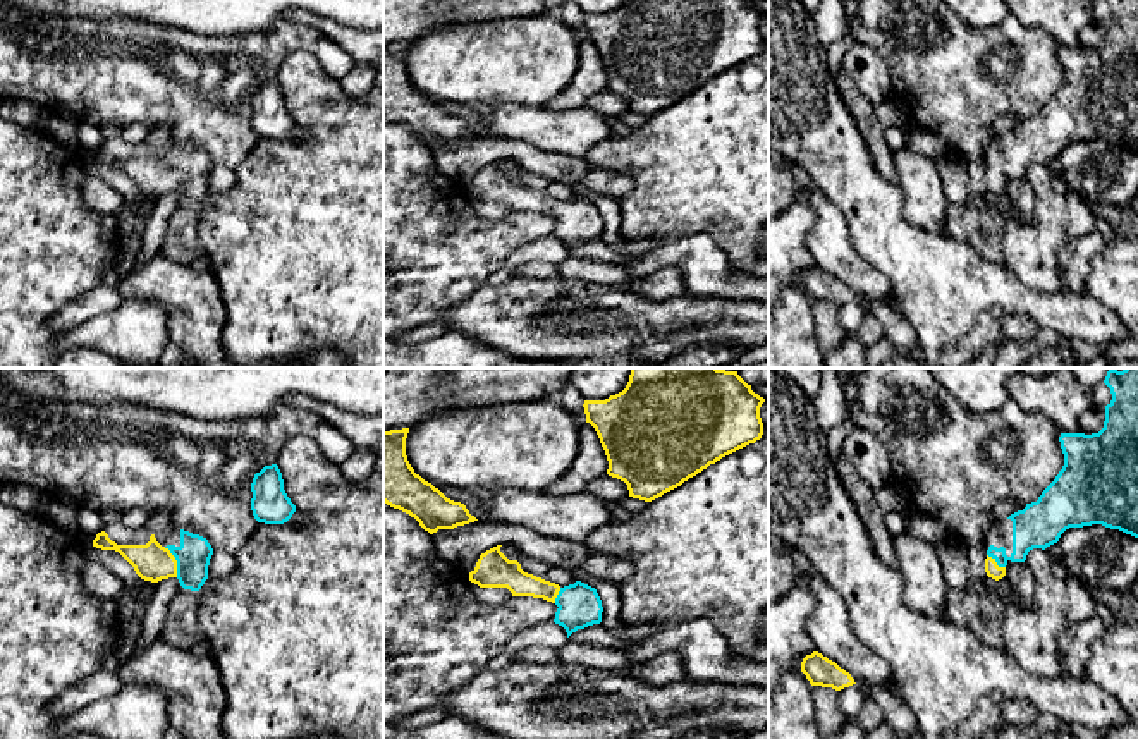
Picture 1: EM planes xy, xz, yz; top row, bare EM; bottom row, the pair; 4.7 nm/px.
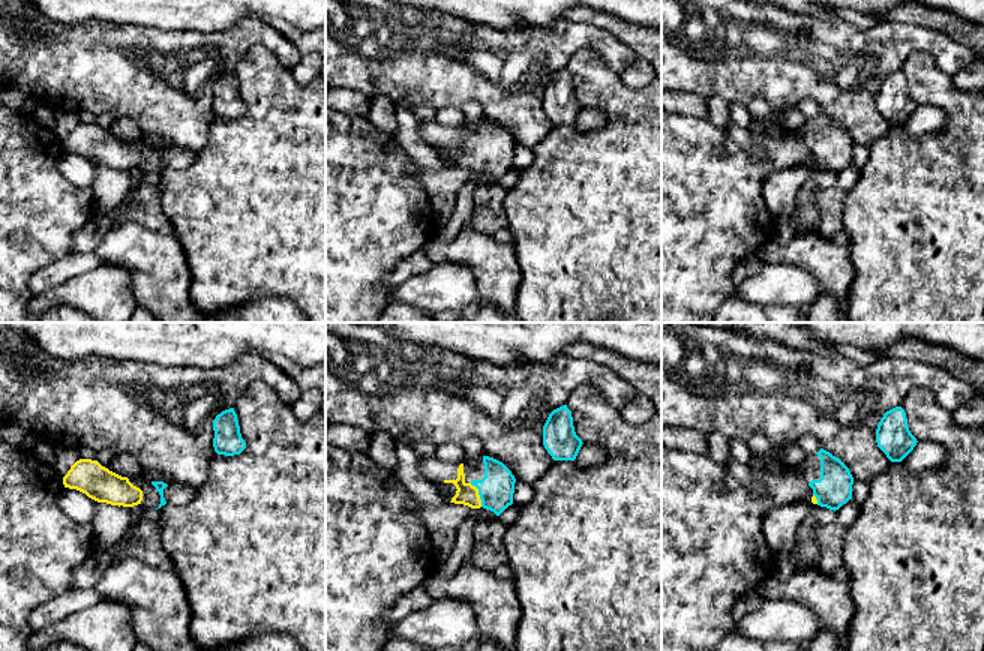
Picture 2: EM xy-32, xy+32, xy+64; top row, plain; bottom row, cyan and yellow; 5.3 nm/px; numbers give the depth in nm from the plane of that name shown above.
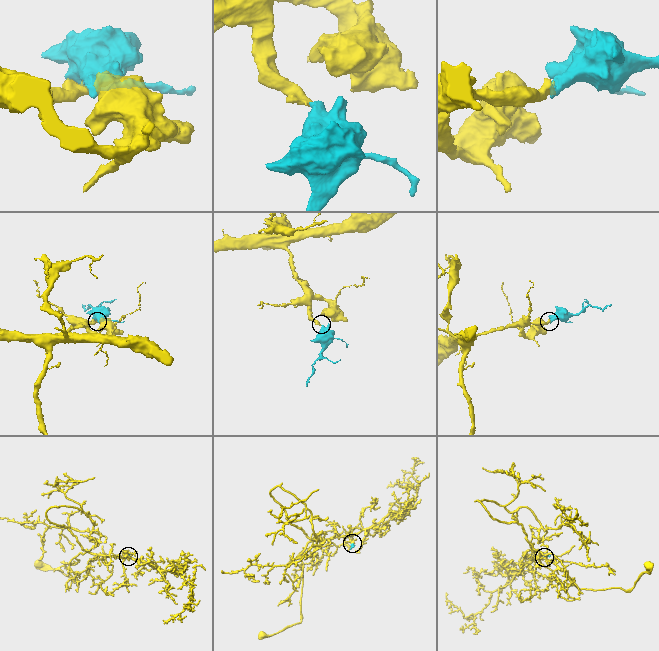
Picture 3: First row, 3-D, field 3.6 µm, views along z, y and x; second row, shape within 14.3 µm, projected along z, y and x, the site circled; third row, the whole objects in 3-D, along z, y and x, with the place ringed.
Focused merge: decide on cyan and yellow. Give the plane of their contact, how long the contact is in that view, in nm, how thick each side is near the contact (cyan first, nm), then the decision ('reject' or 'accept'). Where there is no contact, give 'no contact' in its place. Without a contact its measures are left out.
xy | 160 nm | 160/180 nm | accept

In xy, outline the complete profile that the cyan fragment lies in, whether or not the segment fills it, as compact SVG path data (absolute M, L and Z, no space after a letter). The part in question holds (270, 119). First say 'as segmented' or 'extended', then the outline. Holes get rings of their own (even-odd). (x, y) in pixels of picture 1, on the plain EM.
as segmented; M277 79L265 81L251 98L251 125L258 137L284 139L296 127L284 105L282 88Z

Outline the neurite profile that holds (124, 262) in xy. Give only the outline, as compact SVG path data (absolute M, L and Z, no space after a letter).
M119 249L115 261L107 270L107 278L103 280L103 284L113 284L119 277L129 273L136 263L136 258L138 254L124 253Z

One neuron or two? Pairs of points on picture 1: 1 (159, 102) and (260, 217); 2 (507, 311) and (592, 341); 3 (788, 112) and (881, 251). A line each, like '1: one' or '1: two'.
1: two
2: one
3: one

